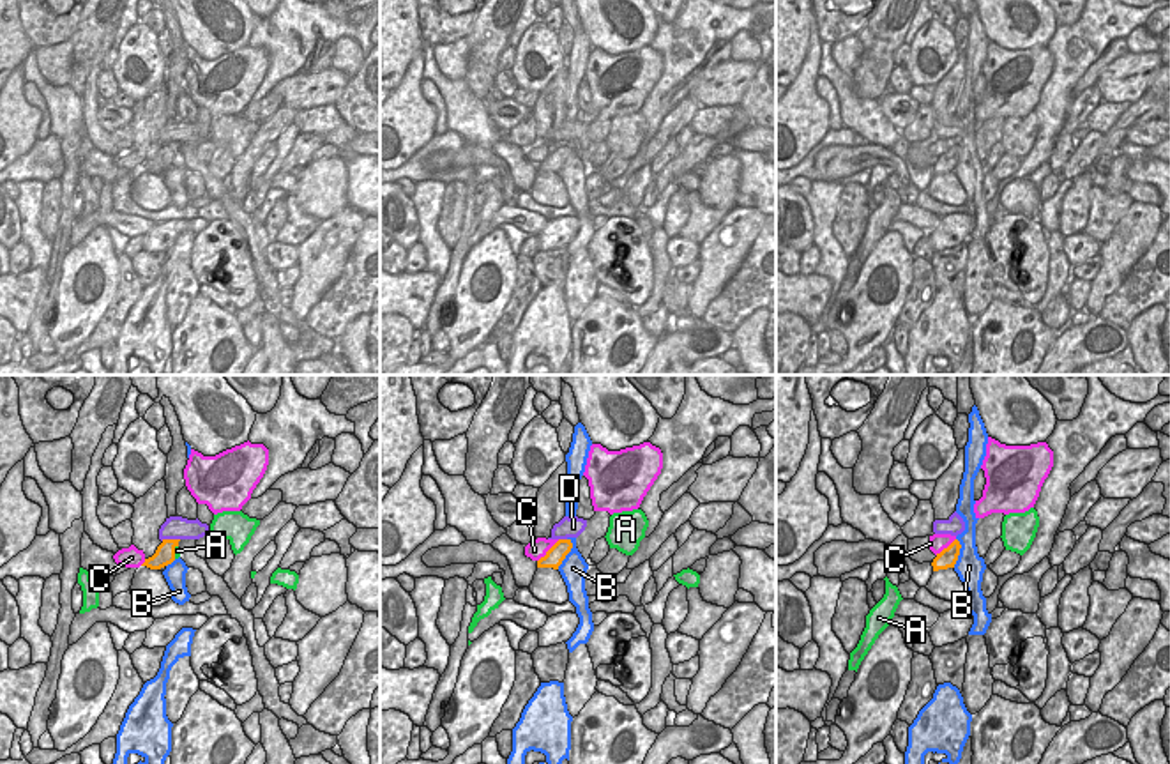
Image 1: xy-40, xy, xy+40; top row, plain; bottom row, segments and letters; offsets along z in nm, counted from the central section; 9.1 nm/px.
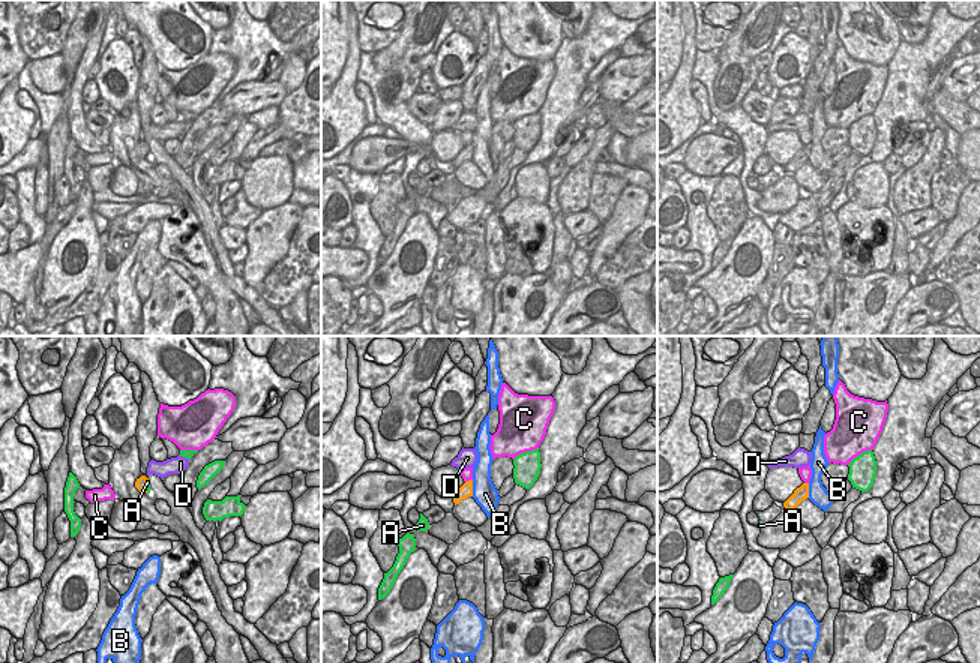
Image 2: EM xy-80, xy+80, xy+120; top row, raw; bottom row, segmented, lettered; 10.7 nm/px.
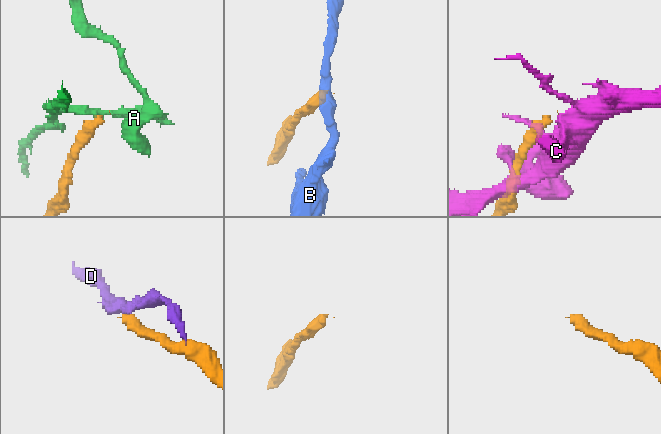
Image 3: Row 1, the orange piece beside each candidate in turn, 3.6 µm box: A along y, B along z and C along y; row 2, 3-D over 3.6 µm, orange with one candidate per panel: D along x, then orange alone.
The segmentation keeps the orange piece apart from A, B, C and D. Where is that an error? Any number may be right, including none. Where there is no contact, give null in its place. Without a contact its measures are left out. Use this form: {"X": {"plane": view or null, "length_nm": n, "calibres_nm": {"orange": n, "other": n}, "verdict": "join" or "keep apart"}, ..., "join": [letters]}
{"A": {"plane": "xy-40", "length_nm": 130, "calibres_nm": {"orange": 190, "other": 60}, "verdict": "keep apart"}, "B": {"plane": "xy", "length_nm": 320, "calibres_nm": {"orange": 170, "other": 240}, "verdict": "keep apart"}, "C": {"plane": "xy", "length_nm": 280, "calibres_nm": {"orange": 170, "other": 170}, "verdict": "keep apart"}, "D": {"plane": "xy-40", "length_nm": 180, "calibres_nm": {"orange": 190, "other": 220}, "verdict": "keep apart"}, "join": []}

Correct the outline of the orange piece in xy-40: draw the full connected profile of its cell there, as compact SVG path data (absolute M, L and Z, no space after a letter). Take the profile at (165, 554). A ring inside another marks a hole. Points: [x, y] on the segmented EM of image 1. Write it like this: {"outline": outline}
{"outline": "M163 539L163 543L157 546L156 554L141 566L147 566L150 569L161 569L175 561L175 548L179 546L180 539Z"}

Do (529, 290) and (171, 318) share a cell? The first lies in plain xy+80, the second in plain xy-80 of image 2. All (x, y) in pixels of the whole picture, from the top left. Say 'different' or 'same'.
same

